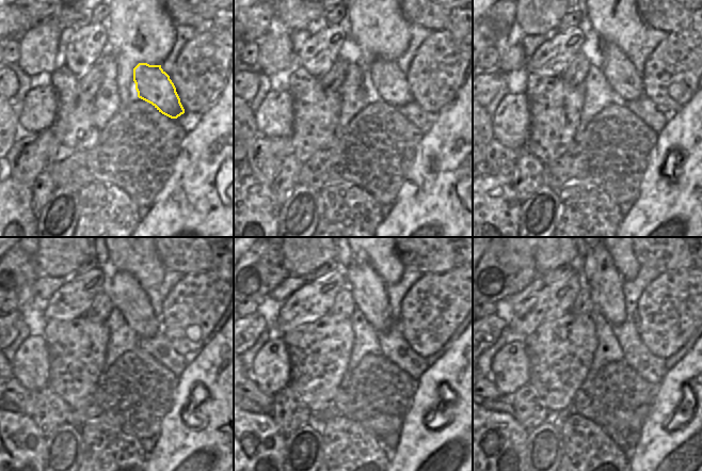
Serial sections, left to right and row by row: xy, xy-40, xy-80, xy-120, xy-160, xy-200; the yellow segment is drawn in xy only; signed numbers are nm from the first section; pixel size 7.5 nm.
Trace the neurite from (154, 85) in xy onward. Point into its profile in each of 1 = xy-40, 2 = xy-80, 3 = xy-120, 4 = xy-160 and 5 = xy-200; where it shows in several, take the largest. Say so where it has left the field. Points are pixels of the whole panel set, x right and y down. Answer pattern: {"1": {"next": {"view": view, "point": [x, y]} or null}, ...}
{"1": {"next": {"view": "xy-40", "point": [389, 82]}}, "2": {"next": {"view": "xy-80", "point": [624, 80]}}, "3": {"next": {"view": "xy-120", "point": [128, 296]}}, "4": {"next": {"view": "xy-160", "point": [367, 288]}}, "5": {"next": {"view": "xy-200", "point": [606, 284]}}}

